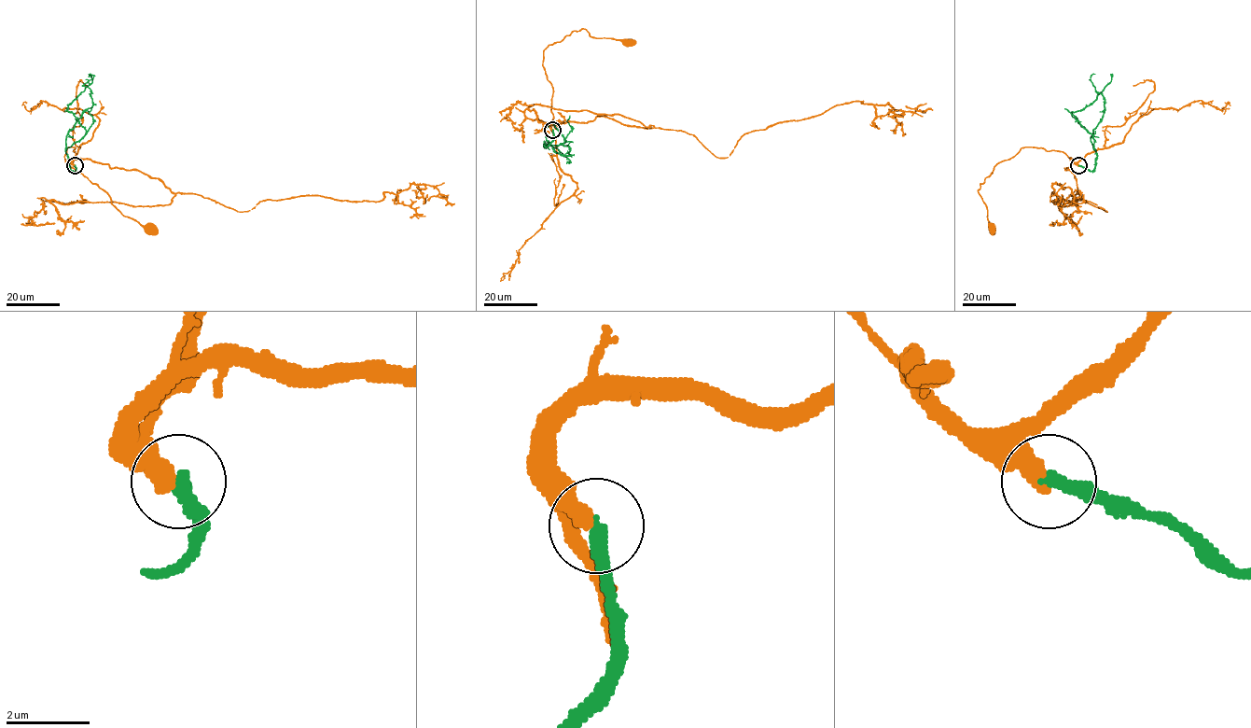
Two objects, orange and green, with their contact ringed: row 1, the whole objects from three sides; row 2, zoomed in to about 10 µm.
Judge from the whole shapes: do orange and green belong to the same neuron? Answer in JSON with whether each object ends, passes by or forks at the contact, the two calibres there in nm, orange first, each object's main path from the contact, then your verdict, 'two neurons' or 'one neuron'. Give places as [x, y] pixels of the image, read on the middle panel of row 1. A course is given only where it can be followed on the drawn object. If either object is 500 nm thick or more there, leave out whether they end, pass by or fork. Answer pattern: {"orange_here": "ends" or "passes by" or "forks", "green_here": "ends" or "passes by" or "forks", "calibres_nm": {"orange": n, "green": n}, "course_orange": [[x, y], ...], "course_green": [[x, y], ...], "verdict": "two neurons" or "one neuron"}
{"orange_here": "ends", "green_here": "ends", "calibres_nm": {"orange": 440, "green": 300}, "course_orange": [[552, 130], [553, 92], [543, 64], [543, 50], [582, 29], [590, 36], [629, 43]], "course_green": [[552, 130], [554, 138], [544, 146], [563, 143], [551, 122], [546, 129], [547, 140], [570, 162], [566, 161]], "verdict": "two neurons"}

